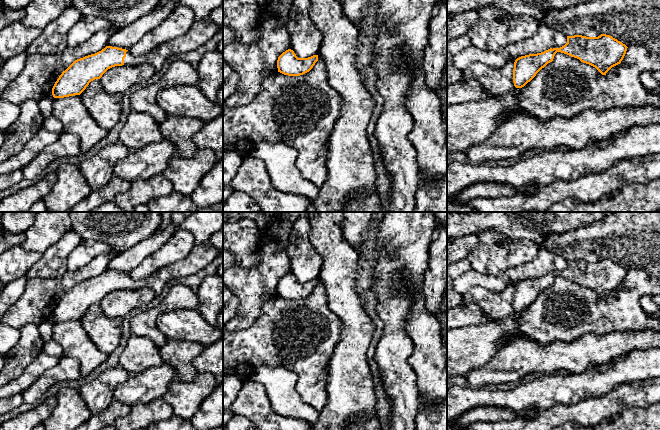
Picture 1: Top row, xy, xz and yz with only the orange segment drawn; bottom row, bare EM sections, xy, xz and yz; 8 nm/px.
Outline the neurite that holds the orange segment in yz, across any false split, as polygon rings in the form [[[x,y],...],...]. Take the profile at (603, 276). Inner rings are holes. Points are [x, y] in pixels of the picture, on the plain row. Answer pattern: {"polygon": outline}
{"polygon": [[[610,259],[598,261],[567,260],[567,267],[560,272],[550,272],[537,278],[517,282],[514,286],[513,306],[516,312],[524,311],[548,287],[557,276],[579,283],[595,291],[602,299],[623,284],[627,270]]]}

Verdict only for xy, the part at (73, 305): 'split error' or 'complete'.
split error

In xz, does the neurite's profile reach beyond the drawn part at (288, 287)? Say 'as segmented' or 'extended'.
as segmented

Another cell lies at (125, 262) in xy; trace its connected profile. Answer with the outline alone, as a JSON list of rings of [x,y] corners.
[[[169,224],[165,229],[157,230],[151,237],[112,258],[108,270],[129,274],[145,258],[156,252],[172,236],[176,227]]]

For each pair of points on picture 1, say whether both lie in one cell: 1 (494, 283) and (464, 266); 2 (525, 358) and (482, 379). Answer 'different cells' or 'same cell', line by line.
1: different cells
2: same cell

